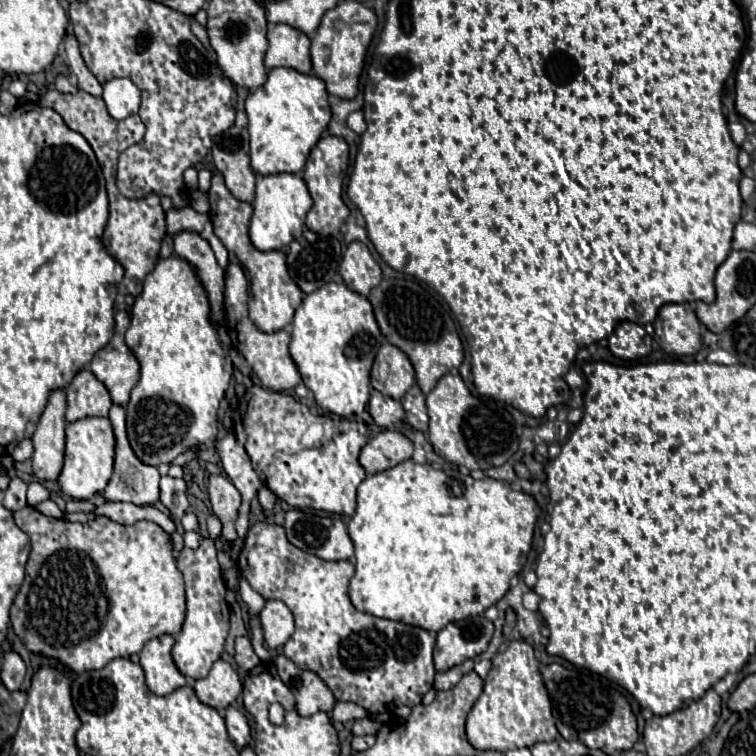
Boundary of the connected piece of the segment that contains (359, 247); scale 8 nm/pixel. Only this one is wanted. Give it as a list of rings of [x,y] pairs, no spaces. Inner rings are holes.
[[[355,241],[347,247],[347,251],[343,253],[343,261],[339,265],[339,275],[343,277],[345,285],[359,293],[365,295],[377,287],[377,283],[381,283],[381,267],[377,265],[377,261],[371,257],[367,245]]]

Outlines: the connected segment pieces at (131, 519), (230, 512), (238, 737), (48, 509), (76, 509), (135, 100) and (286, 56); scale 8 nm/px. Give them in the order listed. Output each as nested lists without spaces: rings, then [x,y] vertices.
[[[105,503],[101,507],[95,509],[97,515],[105,515],[121,525],[133,525],[141,519],[147,519],[147,521],[153,521],[157,523],[161,529],[165,529],[167,533],[173,533],[175,531],[175,523],[169,515],[161,513],[159,509],[155,507],[137,507],[133,503]]]
[[[211,475],[207,493],[211,499],[211,509],[221,523],[235,523],[239,507],[241,507],[241,493],[225,475]]]
[[[233,705],[227,707],[225,725],[227,725],[227,733],[229,733],[229,737],[231,737],[231,741],[235,743],[237,749],[241,749],[241,747],[245,747],[249,743],[249,725],[247,725],[247,719]]]
[[[51,499],[39,503],[39,505],[37,505],[37,511],[41,511],[43,515],[49,515],[49,517],[55,517],[55,519],[63,519],[63,511],[61,511]]]
[[[67,499],[65,513],[91,513],[95,505],[91,501],[77,501],[77,499]]]
[[[109,79],[103,83],[103,101],[113,119],[125,119],[139,111],[141,91],[131,79]]]
[[[269,25],[269,49],[265,53],[265,67],[291,67],[299,73],[311,73],[309,37],[289,25]]]

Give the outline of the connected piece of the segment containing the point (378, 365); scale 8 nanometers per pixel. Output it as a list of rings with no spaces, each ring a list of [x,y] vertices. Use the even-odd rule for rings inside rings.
[[[383,343],[375,355],[371,379],[379,379],[385,393],[399,401],[415,383],[415,369],[401,349],[391,343]]]

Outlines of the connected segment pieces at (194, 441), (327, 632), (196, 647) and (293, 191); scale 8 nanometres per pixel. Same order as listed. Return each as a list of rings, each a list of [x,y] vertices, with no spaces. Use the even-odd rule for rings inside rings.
[[[169,257],[157,261],[157,267],[147,275],[141,295],[131,309],[131,325],[125,333],[125,343],[141,365],[139,383],[131,391],[127,403],[127,435],[133,453],[151,467],[171,463],[177,455],[199,447],[201,443],[213,443],[217,435],[217,411],[232,375],[225,370],[227,353],[219,339],[217,327],[209,319],[209,299],[199,283],[193,267],[179,259]]]
[[[255,521],[245,537],[237,565],[263,599],[283,601],[295,617],[295,633],[283,647],[297,667],[317,673],[337,701],[361,705],[367,715],[395,711],[399,705],[415,707],[433,689],[435,637],[413,625],[379,619],[353,607],[347,585],[355,573],[351,561],[323,561],[305,555],[285,539],[281,525]]]
[[[203,537],[197,549],[183,547],[177,555],[177,569],[183,573],[187,591],[187,615],[181,633],[173,645],[173,661],[177,669],[191,679],[201,679],[209,673],[209,667],[221,657],[225,637],[229,631],[229,605],[225,603],[225,581],[217,561],[217,549],[213,539]]]
[[[277,173],[277,175],[257,177],[257,197],[253,201],[253,217],[249,225],[251,243],[259,251],[275,251],[287,247],[293,239],[301,237],[305,215],[311,209],[311,205],[313,199],[301,175]]]

